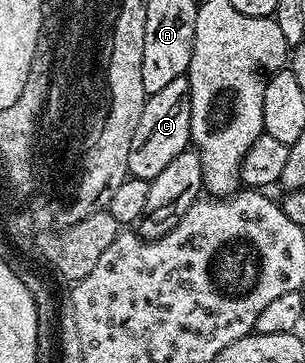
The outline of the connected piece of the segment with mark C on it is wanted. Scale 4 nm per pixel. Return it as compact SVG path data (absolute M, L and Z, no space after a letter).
M186 76L173 78L169 86L164 86L162 90L157 90L157 94L148 96L145 102L145 110L141 110L141 119L137 122L137 130L133 130L133 142L129 146L129 173L142 180L152 180L169 166L172 158L177 158L177 154L188 151L191 144L191 91Z

